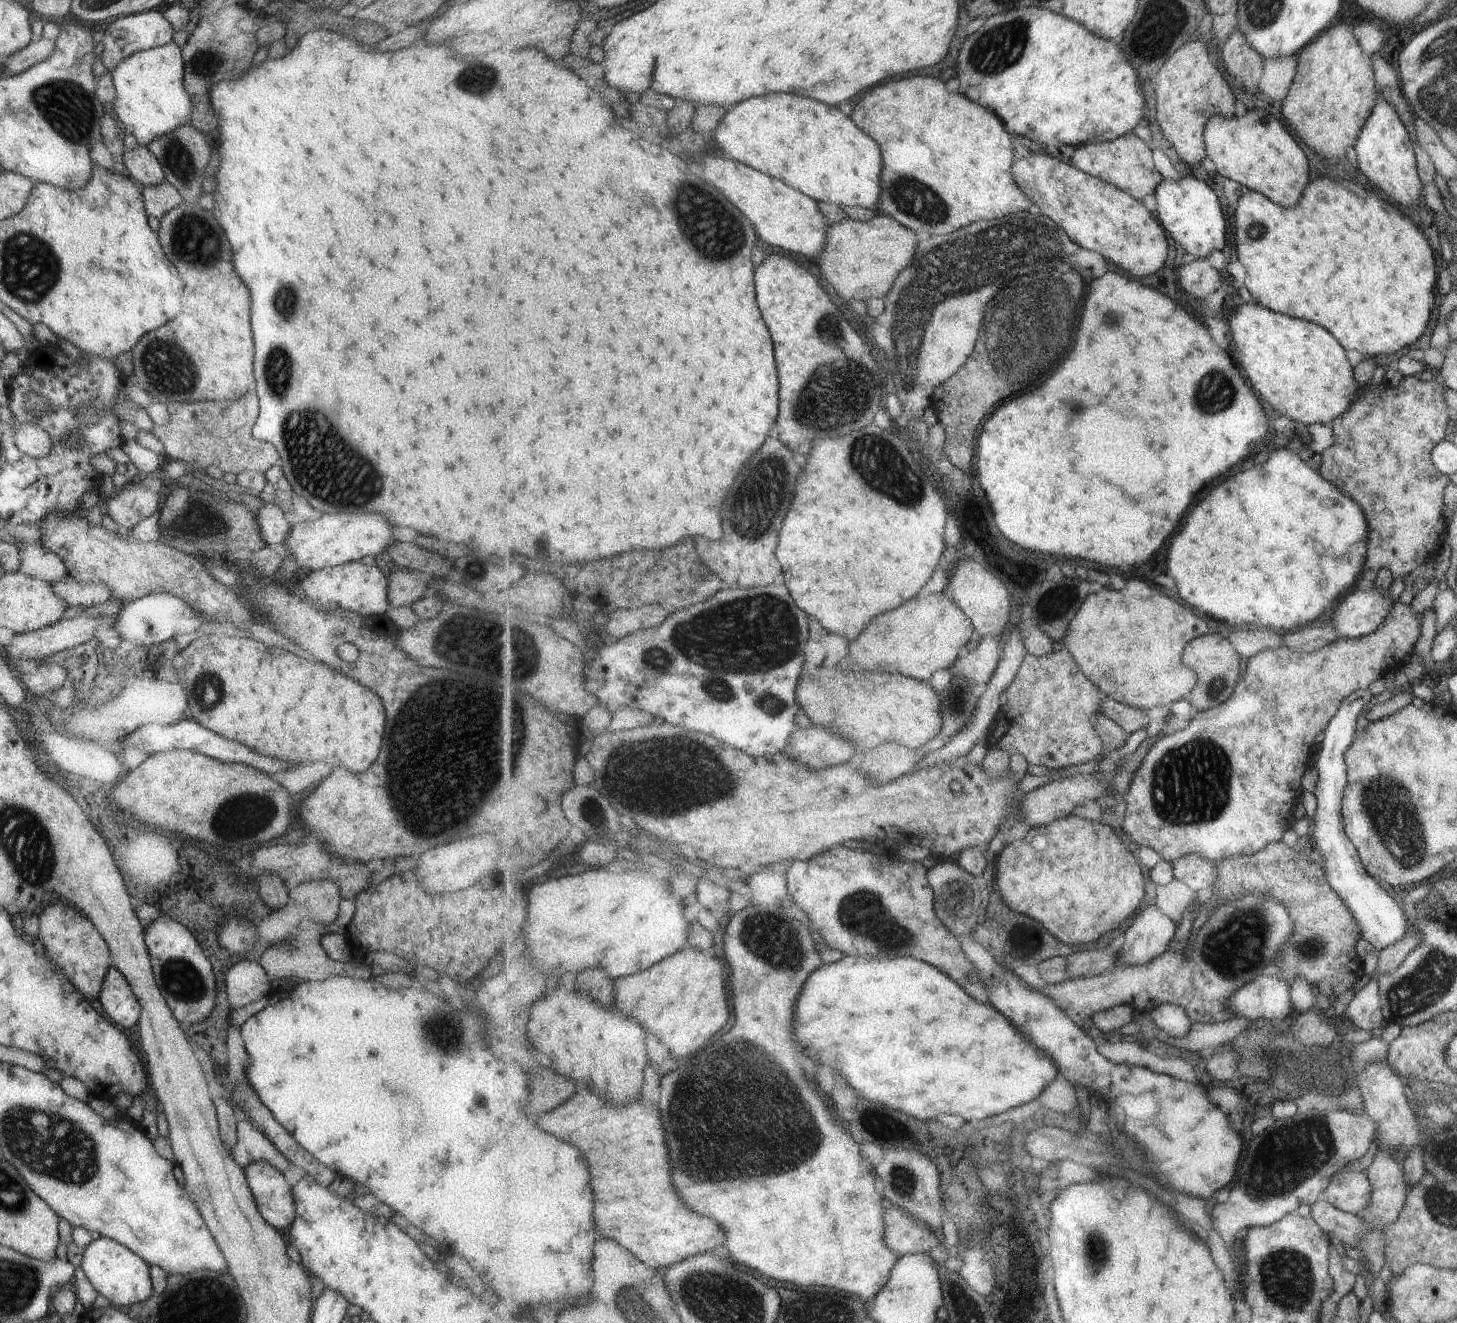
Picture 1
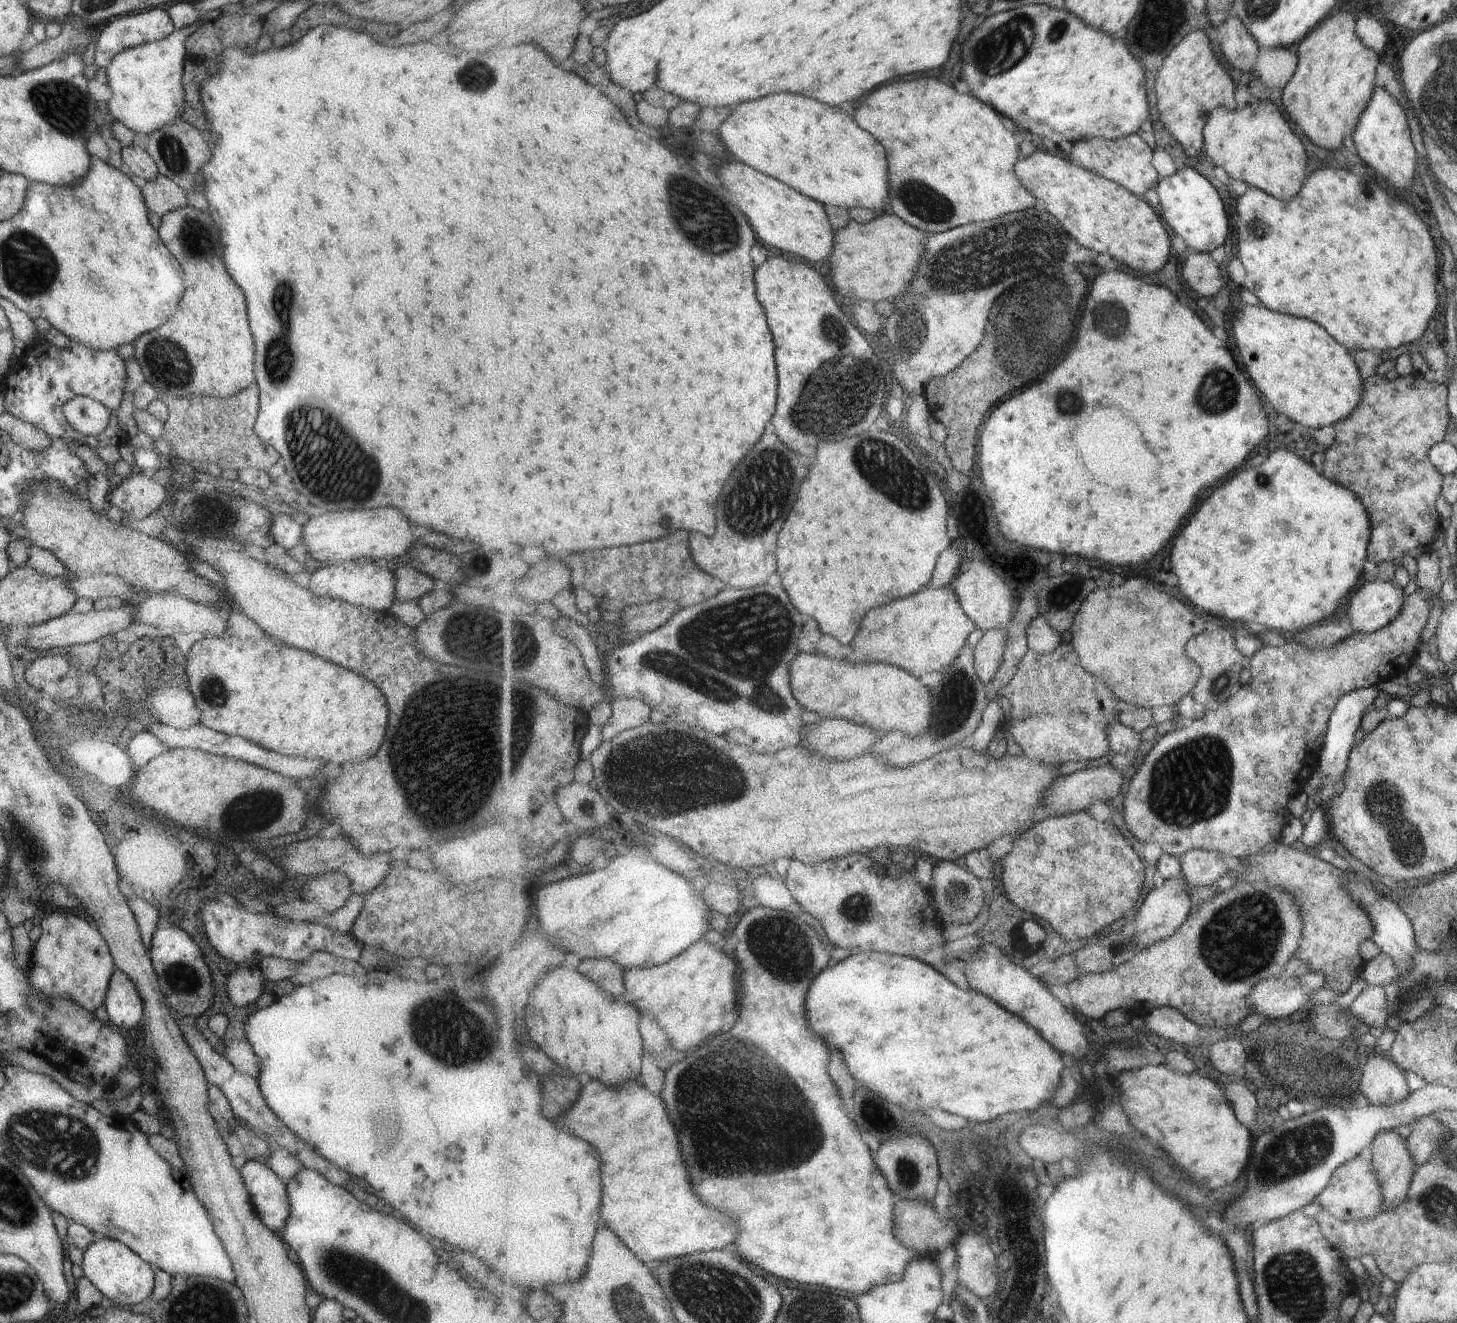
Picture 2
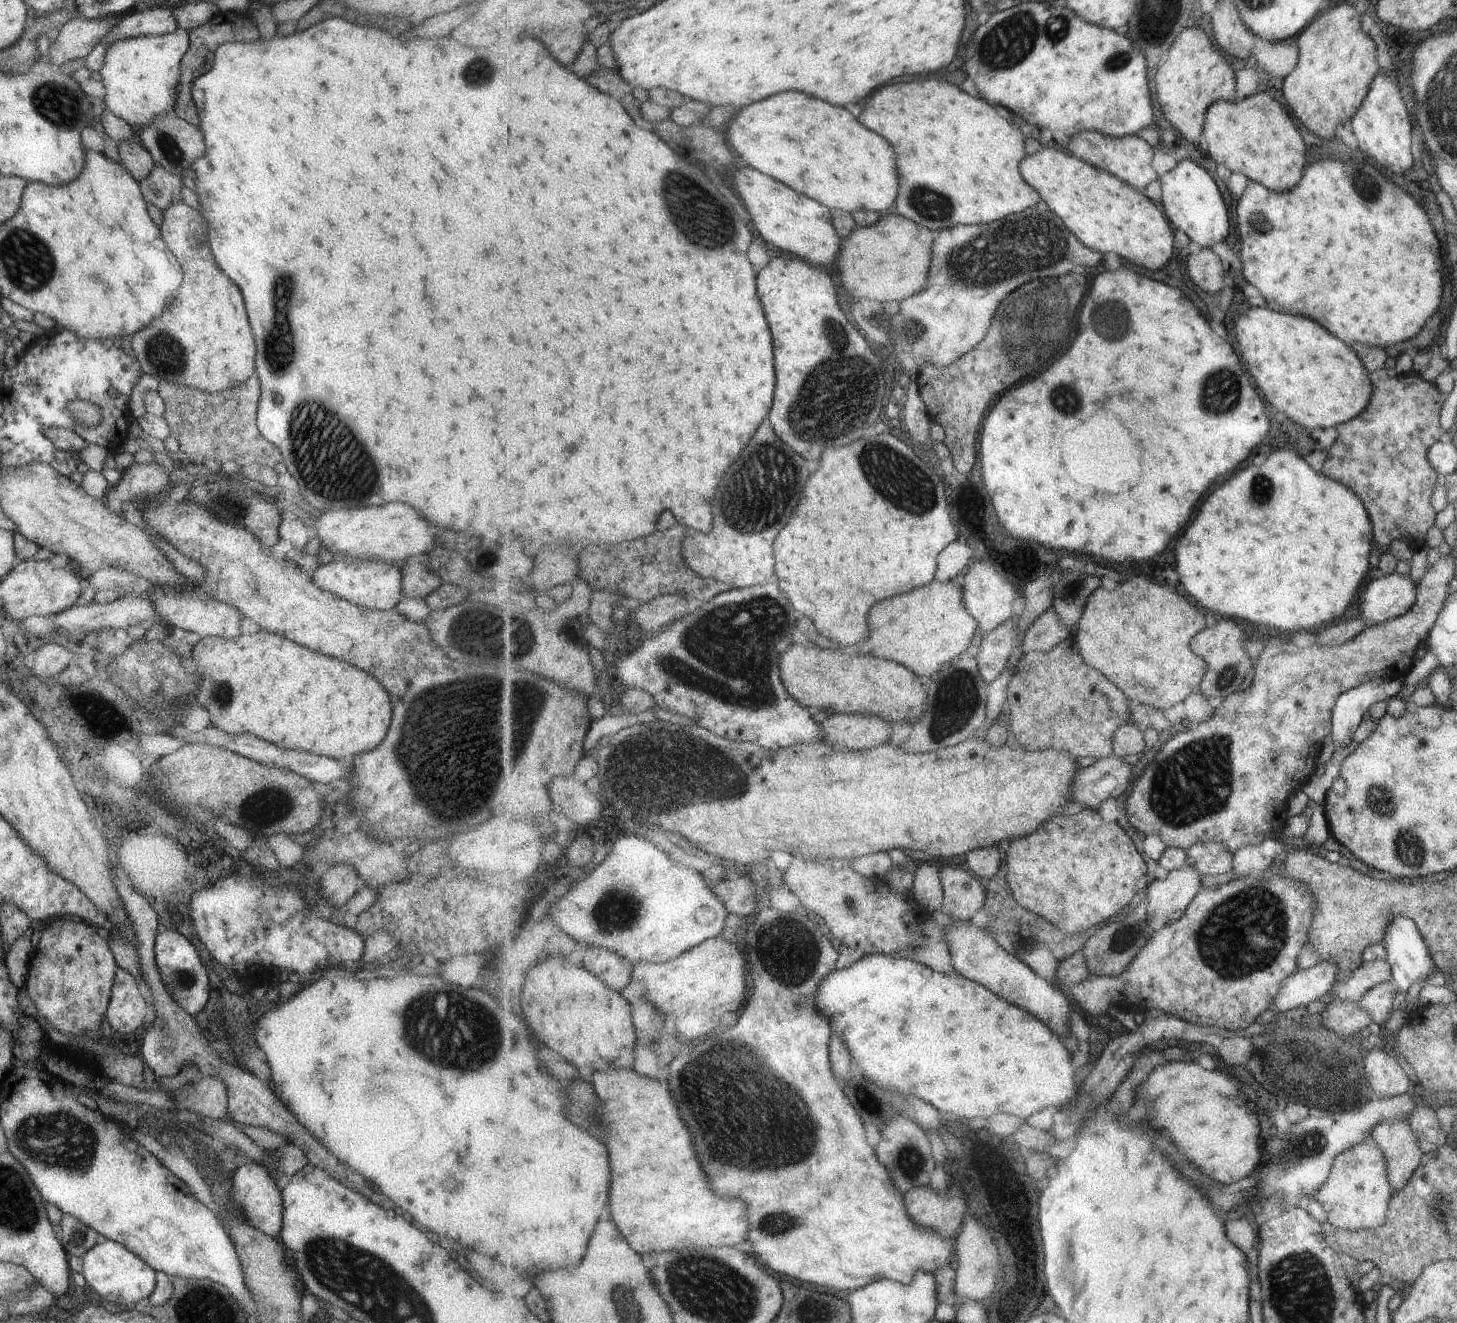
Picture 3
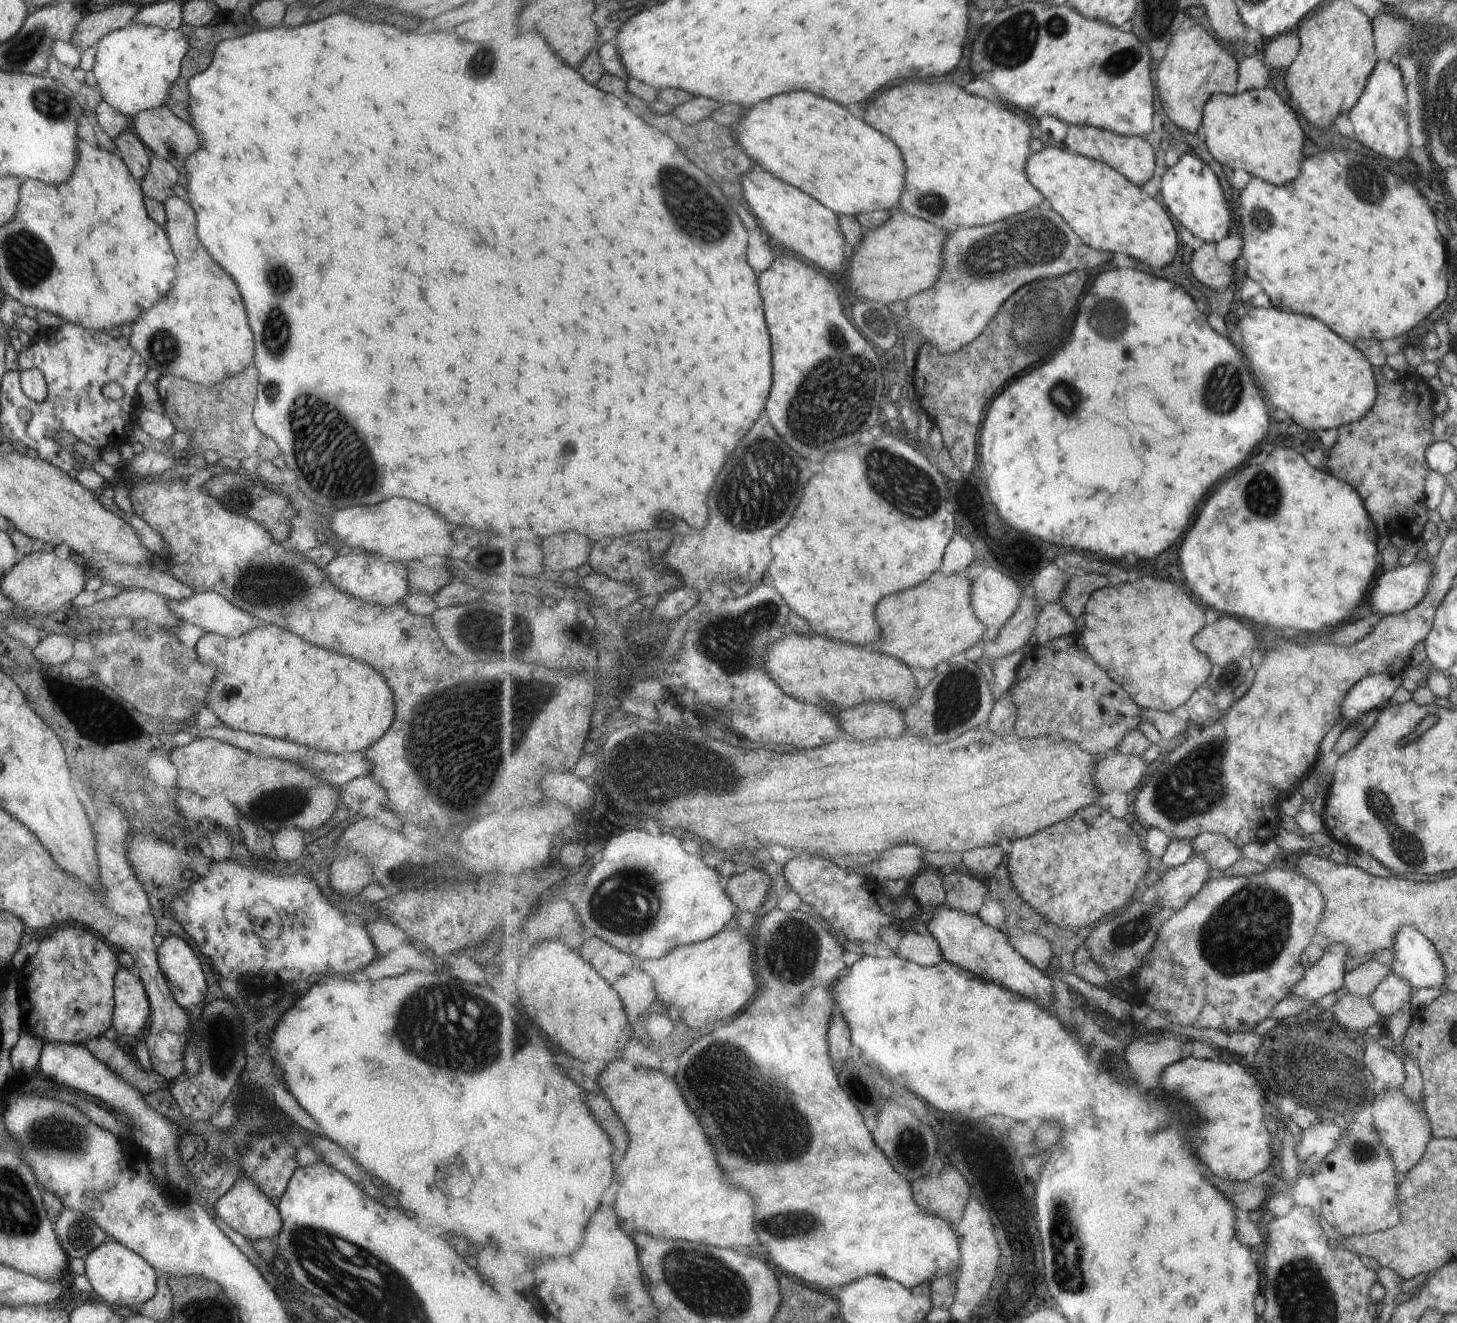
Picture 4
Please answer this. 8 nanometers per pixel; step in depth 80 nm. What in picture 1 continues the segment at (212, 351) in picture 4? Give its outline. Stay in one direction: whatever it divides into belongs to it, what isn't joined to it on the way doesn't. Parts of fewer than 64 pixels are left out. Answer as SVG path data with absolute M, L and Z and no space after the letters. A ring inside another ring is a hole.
M183 202L181 205L174 206L169 209L159 219L159 244L165 252L165 256L169 262L175 266L175 258L177 258L177 272L181 272L181 278L185 282L185 292L183 292L183 312L179 316L175 316L173 320L169 320L167 324L151 330L147 336L141 336L139 342L132 346L132 364L133 376L135 382L149 396L153 402L166 404L171 401L174 403L195 402L195 401L232 401L241 398L249 388L249 384L253 382L253 374L251 374L251 358L253 358L253 342L251 342L251 328L249 328L249 290L245 290L245 284L241 284L239 276L233 272L233 264L229 260L231 250L229 244L225 240L225 234L221 232L221 226L217 224L217 220L211 214L211 211L206 211L199 204Z

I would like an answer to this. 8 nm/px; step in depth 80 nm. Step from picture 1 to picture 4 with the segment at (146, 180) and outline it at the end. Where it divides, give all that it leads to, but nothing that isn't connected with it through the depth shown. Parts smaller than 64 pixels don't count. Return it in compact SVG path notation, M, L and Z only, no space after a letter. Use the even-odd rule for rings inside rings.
M127 129L112 141L117 147L117 156L125 163L131 176L139 182L147 172L149 164L146 146L139 138L137 139L133 132L128 132Z

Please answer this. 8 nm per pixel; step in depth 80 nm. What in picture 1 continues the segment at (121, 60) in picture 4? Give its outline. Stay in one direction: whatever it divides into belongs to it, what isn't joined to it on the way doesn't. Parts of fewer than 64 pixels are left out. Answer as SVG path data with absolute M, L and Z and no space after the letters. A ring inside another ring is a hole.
M171 40L166 45L129 55L110 72L116 94L112 102L116 120L123 132L133 135L140 146L146 147L159 135L189 124L192 102L182 83L183 65L181 49Z

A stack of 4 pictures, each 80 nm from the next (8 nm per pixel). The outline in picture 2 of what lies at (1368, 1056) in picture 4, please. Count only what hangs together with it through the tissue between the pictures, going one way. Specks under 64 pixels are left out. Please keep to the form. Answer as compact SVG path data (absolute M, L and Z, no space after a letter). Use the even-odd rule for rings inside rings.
M1374 1054L1363 1066L1359 1090L1367 1105L1389 1106L1409 1093L1402 1070L1388 1056Z

